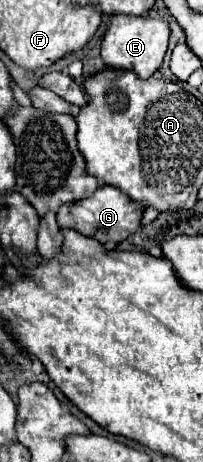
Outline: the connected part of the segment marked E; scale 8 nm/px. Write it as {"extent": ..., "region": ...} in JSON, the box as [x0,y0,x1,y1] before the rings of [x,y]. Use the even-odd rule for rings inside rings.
{"extent":[102,16,170,78],"region":[[[114,16],[102,40],[102,60],[108,68],[134,70],[140,78],[150,78],[162,64],[168,50],[170,28],[164,20],[150,16]]]}

